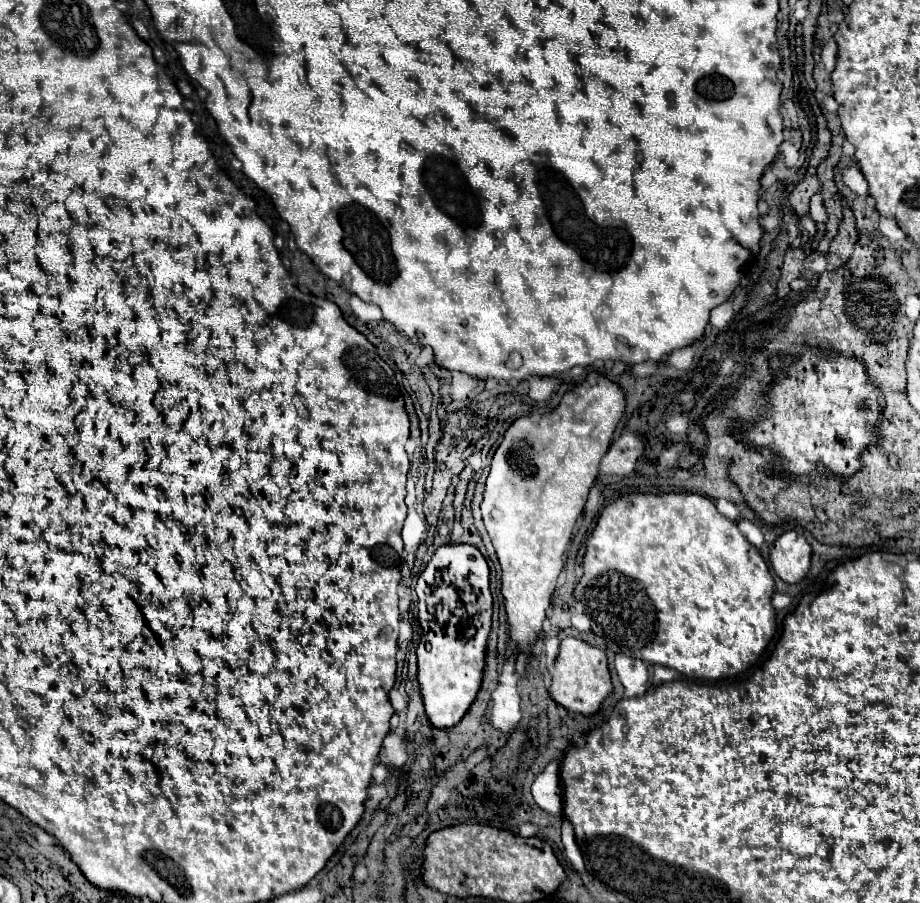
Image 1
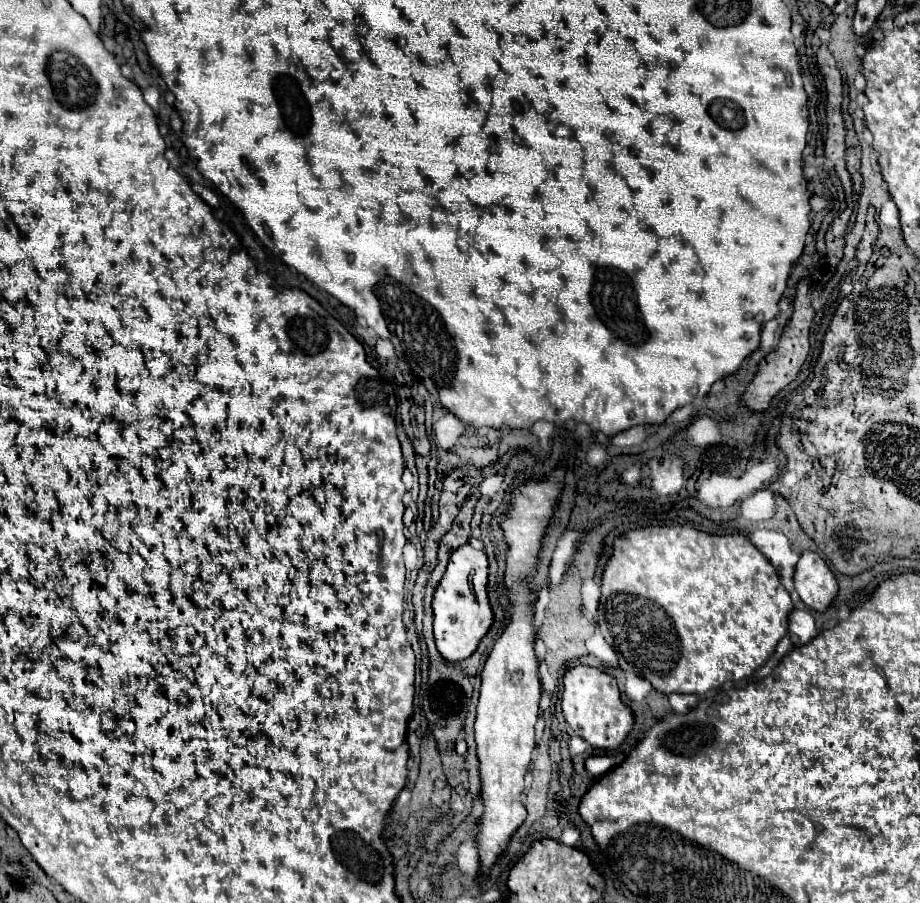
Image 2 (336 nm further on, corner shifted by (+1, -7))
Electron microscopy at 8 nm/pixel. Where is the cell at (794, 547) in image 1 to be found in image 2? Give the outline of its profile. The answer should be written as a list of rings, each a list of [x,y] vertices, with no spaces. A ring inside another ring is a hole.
[[[805,551],[799,557],[793,581],[801,601],[813,611],[825,611],[837,595],[835,575],[815,551]]]

